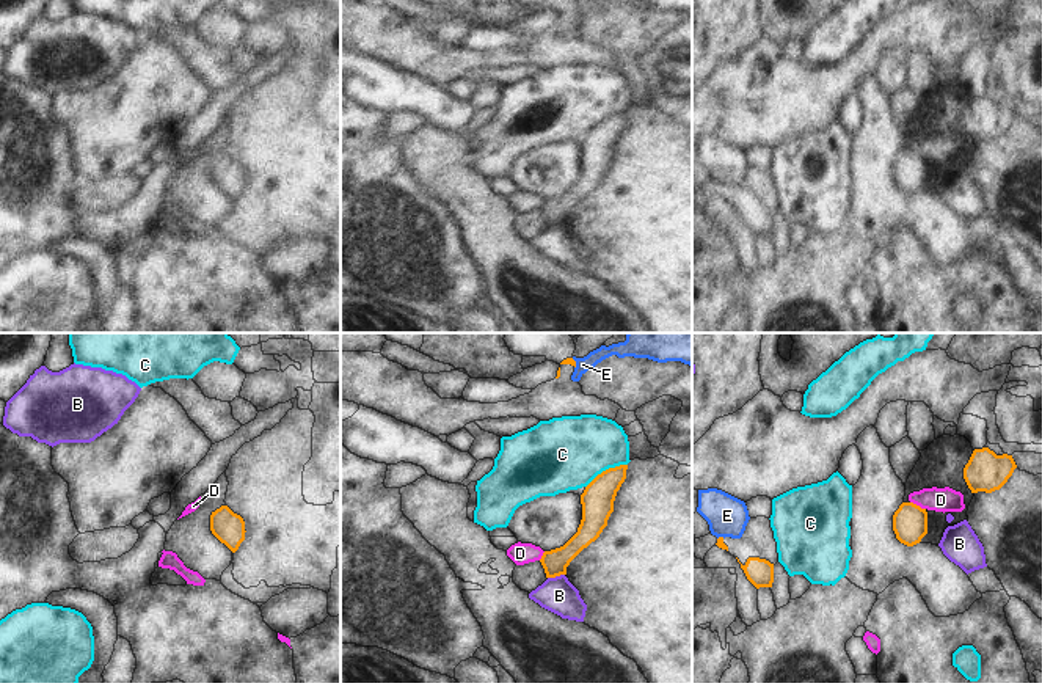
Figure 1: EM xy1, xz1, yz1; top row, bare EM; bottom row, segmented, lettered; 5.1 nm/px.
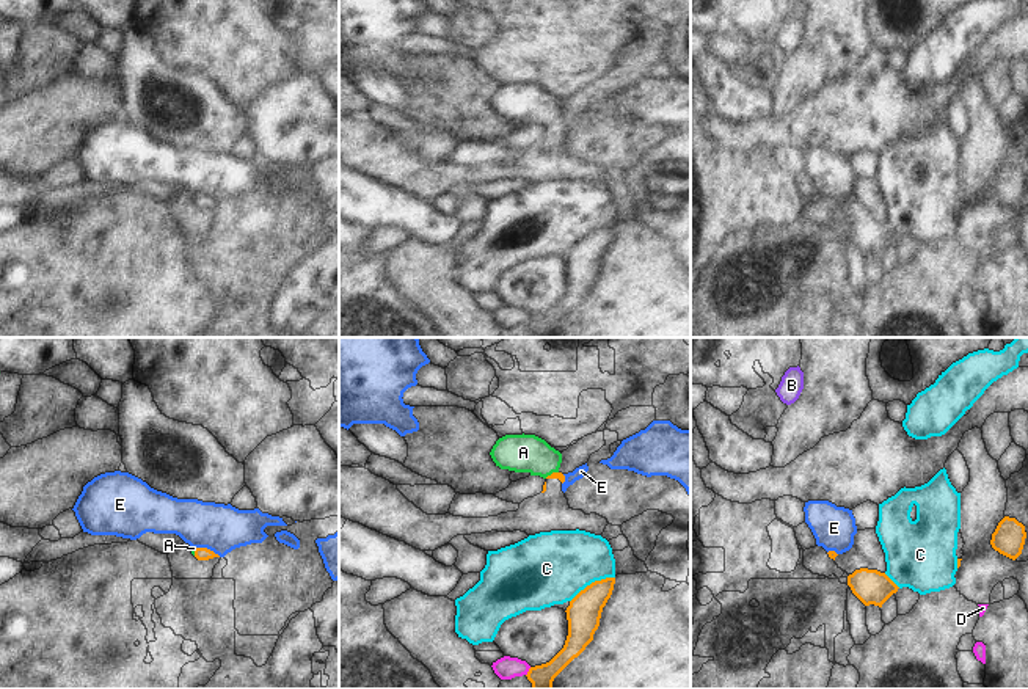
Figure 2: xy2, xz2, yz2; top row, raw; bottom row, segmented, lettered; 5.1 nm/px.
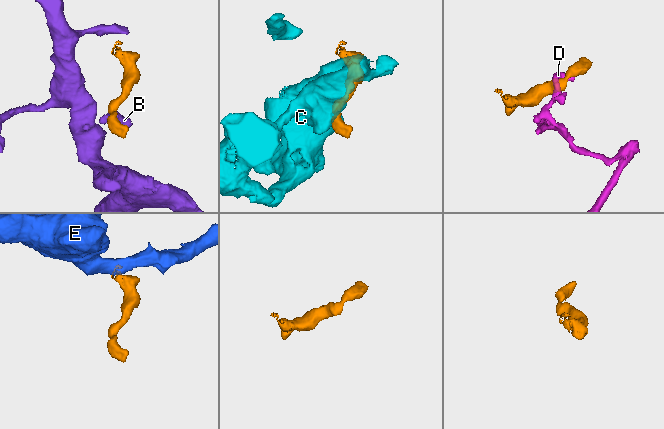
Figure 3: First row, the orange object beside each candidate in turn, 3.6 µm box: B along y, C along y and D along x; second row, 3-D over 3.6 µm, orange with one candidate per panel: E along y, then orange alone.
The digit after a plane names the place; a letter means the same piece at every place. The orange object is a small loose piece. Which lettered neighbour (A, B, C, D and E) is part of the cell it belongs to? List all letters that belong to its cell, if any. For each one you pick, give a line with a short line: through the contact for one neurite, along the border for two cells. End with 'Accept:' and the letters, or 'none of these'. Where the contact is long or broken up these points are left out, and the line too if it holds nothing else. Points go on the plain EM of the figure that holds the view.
A: xz2 (559, 124), (553, 121), (535, 104), (523, 101)
Accept: A

